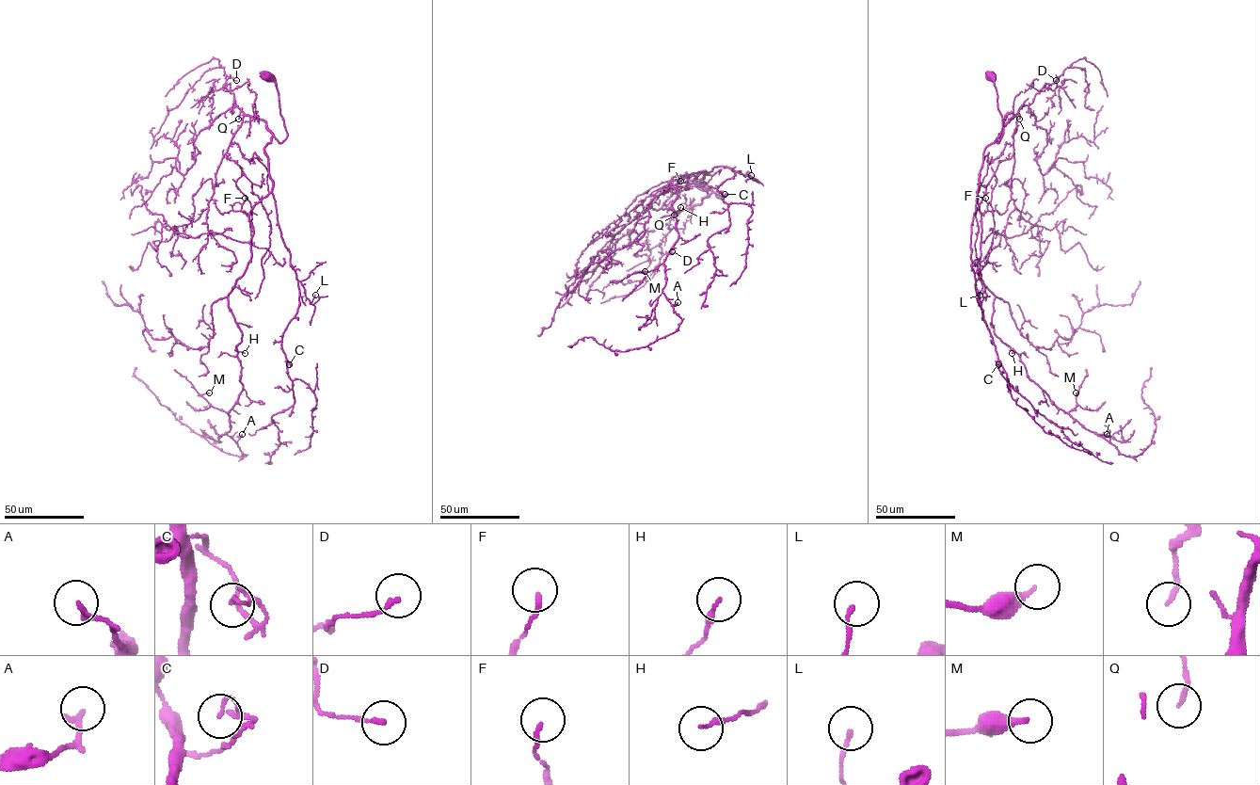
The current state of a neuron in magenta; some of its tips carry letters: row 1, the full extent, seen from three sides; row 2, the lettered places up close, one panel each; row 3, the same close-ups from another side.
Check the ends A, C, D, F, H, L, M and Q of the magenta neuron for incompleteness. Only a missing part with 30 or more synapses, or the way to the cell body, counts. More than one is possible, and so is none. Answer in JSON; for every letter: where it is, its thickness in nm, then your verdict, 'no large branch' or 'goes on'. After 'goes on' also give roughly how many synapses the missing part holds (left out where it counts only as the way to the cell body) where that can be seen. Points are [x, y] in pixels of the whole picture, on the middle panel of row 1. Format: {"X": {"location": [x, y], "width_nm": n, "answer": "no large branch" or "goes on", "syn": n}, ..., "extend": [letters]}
{"A": {"location": [677, 302], "width_nm": 170, "answer": "goes on", "syn": 60}, "C": {"location": [725, 194], "width_nm": 100, "answer": "no large branch"}, "D": {"location": [672, 251], "width_nm": 140, "answer": "no large branch"}, "F": {"location": [680, 181], "width_nm": 140, "answer": "no large branch"}, "H": {"location": [680, 207], "width_nm": 180, "answer": "no large branch"}, "L": {"location": [751, 175], "width_nm": 130, "answer": "no large branch"}, "M": {"location": [645, 271], "width_nm": 280, "answer": "no large branch"}, "Q": {"location": [674, 215], "width_nm": 130, "answer": "no large branch"}, "extend": ["A"]}

